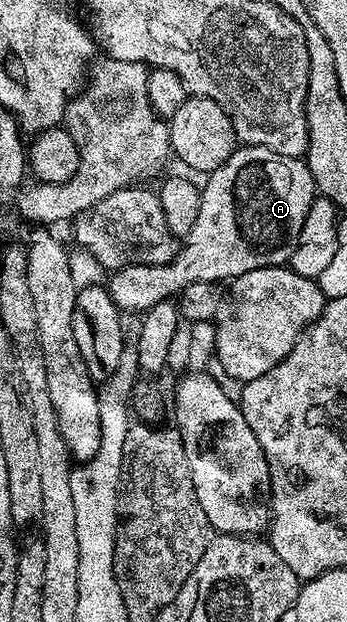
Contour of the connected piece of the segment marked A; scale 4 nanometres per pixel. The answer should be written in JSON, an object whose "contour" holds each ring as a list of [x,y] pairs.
{"contour":[[[240,145],[229,156],[229,160],[221,164],[221,168],[206,175],[204,182],[207,183],[201,186],[201,208],[197,212],[197,220],[193,220],[193,228],[189,228],[182,239],[174,260],[156,266],[123,266],[110,275],[111,279],[106,279],[106,288],[119,311],[146,312],[158,302],[182,295],[184,286],[194,282],[223,284],[226,278],[234,280],[245,272],[253,272],[262,266],[281,266],[290,259],[295,250],[295,241],[305,224],[305,216],[317,197],[315,181],[303,158],[281,156],[281,152],[273,152],[273,148],[264,146]]]}

